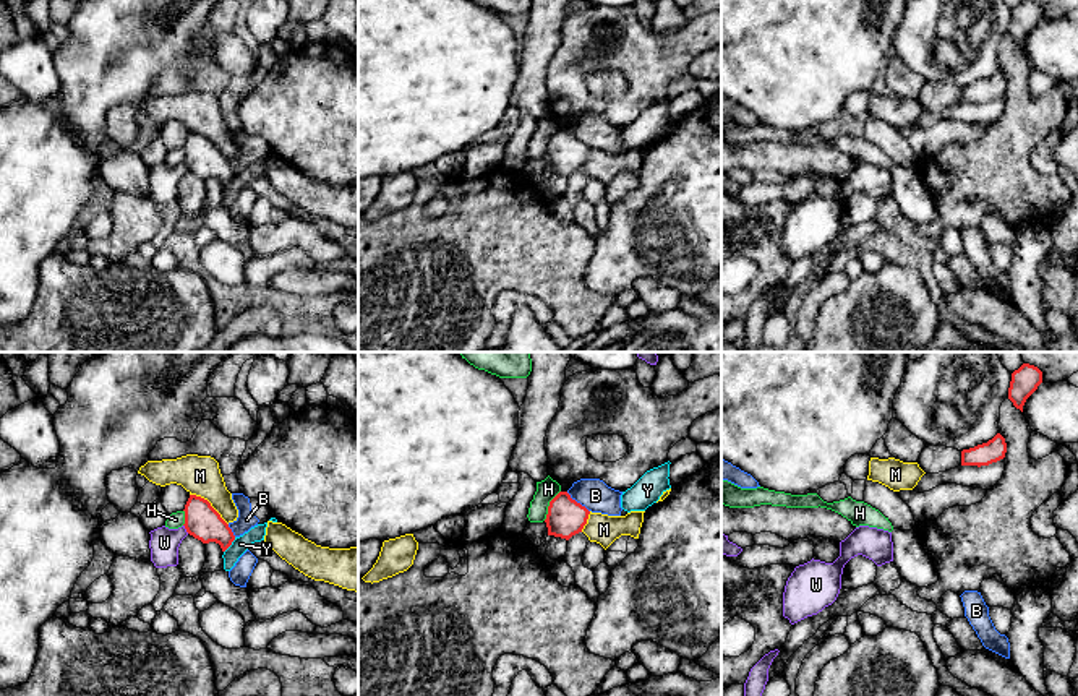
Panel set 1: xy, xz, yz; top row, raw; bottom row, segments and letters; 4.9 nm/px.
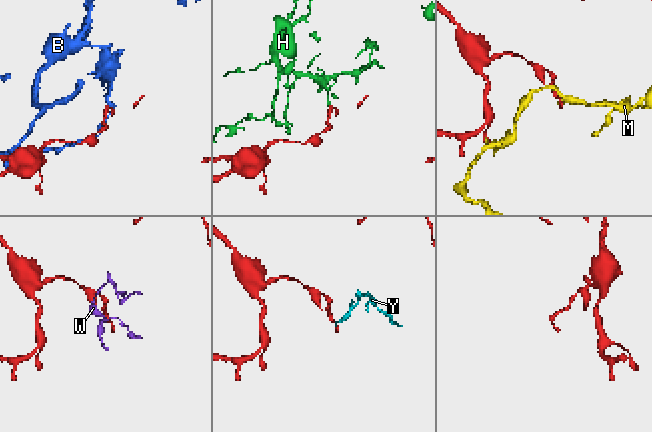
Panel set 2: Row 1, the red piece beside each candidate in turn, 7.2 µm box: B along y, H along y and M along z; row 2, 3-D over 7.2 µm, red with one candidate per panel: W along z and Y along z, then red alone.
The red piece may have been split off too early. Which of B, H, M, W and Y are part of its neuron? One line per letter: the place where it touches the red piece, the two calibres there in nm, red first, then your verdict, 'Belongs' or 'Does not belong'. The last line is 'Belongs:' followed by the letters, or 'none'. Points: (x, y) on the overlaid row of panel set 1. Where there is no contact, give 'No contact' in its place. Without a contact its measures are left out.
B: Touches red at xz (576, 502). Thickness 190 nm (red) against 160 nm. Does not belong
H: Touches red at xz (550, 505). Thickness 190 nm (red) against 100 nm. Does not belong
M: Touches red at xy (209, 505). Thickness 170 nm (red) against 200 nm. Does not belong
W: Touches red at xy (185, 528). Thickness 170 nm (red) against 150 nm. Does not belong
Y: Touches red at xy (230, 544). Thickness 170 nm (red) against 80 nm. Does not belong
Belongs: none

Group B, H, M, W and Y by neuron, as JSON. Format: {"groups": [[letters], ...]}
{"groups": [["B"], ["H"], ["M"], ["W"], ["Y"]]}

